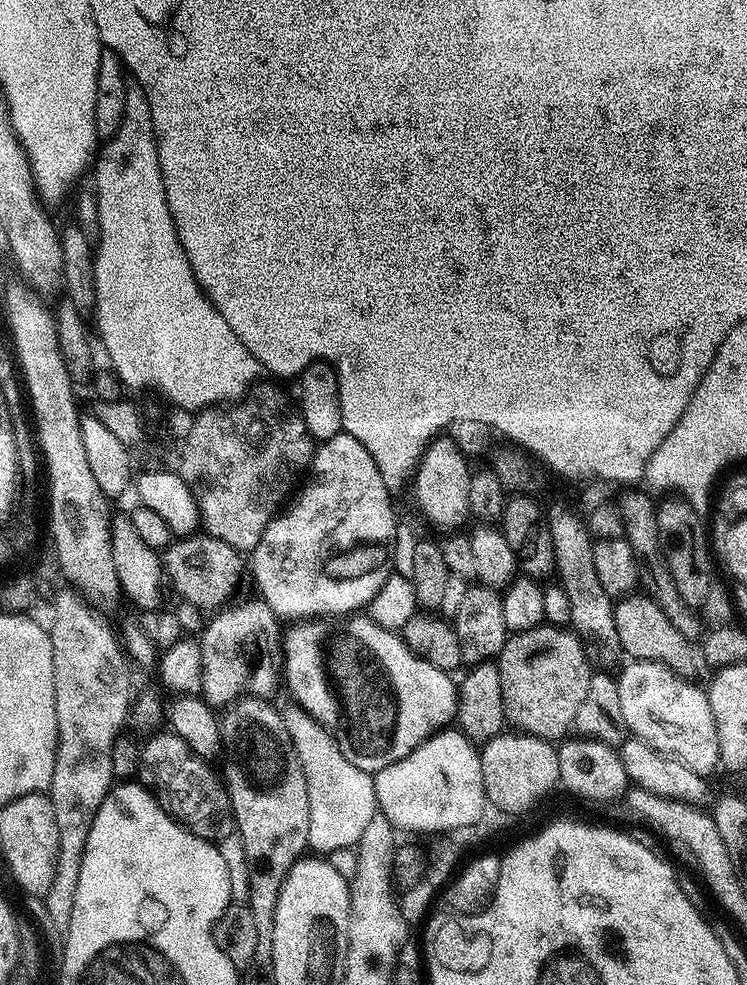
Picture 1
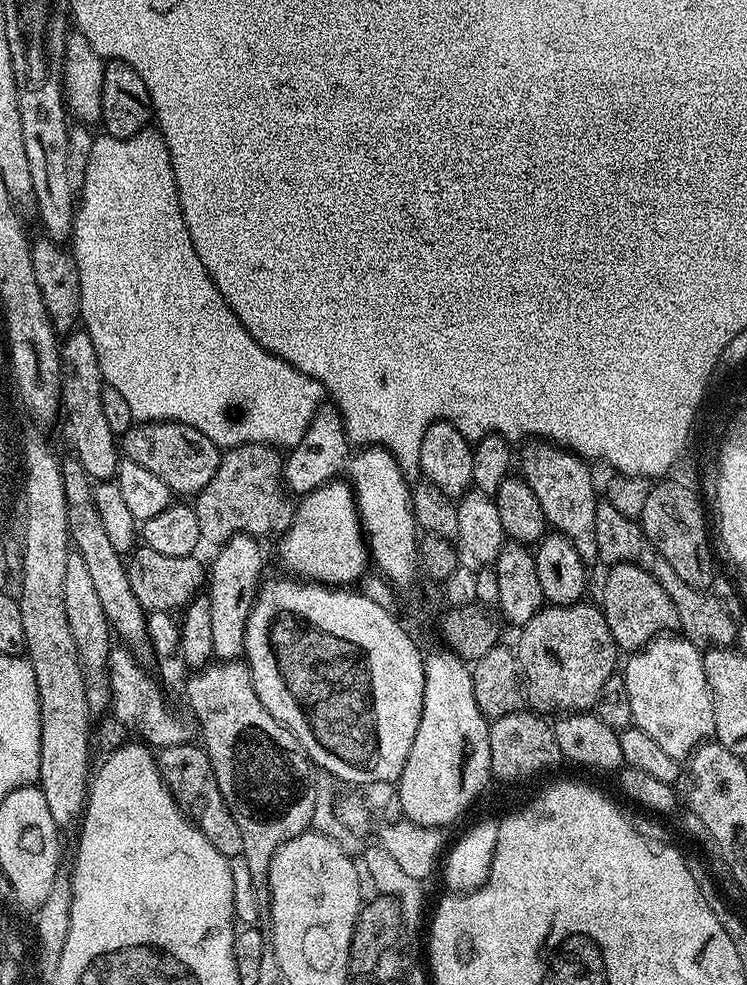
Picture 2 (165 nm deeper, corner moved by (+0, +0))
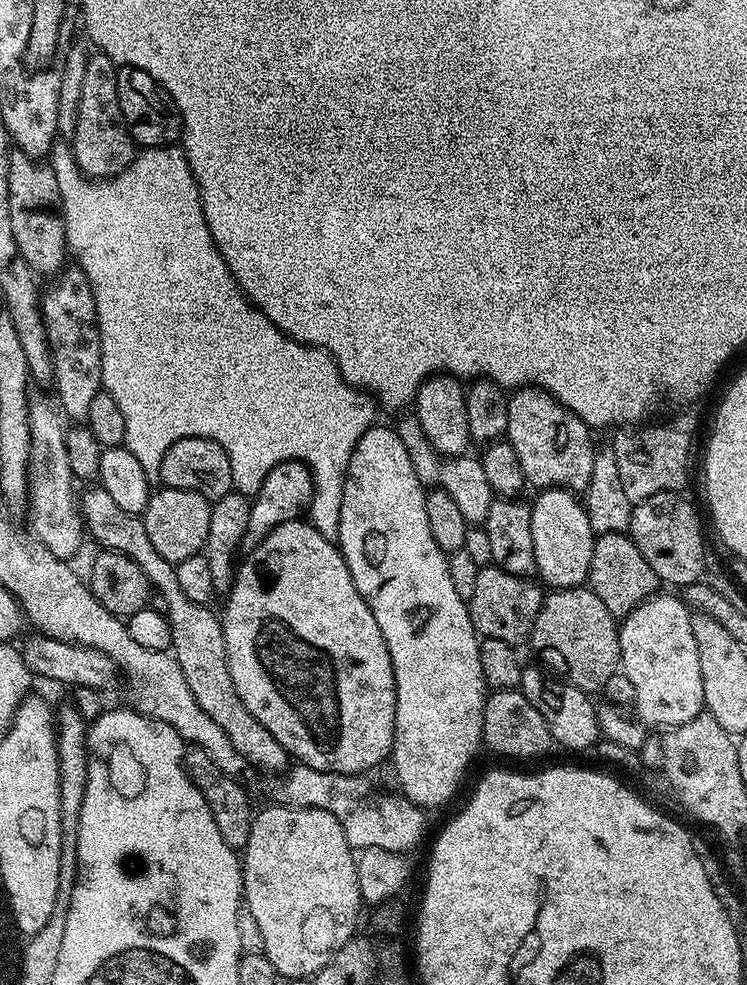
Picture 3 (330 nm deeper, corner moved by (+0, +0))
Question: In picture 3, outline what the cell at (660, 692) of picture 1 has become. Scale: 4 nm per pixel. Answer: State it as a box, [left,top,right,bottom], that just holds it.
[619,594,705,730]

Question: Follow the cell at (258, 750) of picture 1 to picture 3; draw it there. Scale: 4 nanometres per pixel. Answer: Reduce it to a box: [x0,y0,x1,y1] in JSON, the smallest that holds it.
[78,488,290,772]

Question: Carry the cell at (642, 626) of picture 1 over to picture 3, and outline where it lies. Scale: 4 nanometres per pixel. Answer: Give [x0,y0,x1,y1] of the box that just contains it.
[586,532,658,618]

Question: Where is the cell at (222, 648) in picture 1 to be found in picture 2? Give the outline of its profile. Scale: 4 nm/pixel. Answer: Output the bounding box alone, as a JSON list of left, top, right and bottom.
[206,536,264,662]

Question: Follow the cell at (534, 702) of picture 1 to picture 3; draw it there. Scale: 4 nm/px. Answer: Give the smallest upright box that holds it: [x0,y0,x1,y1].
[530,586,621,694]

